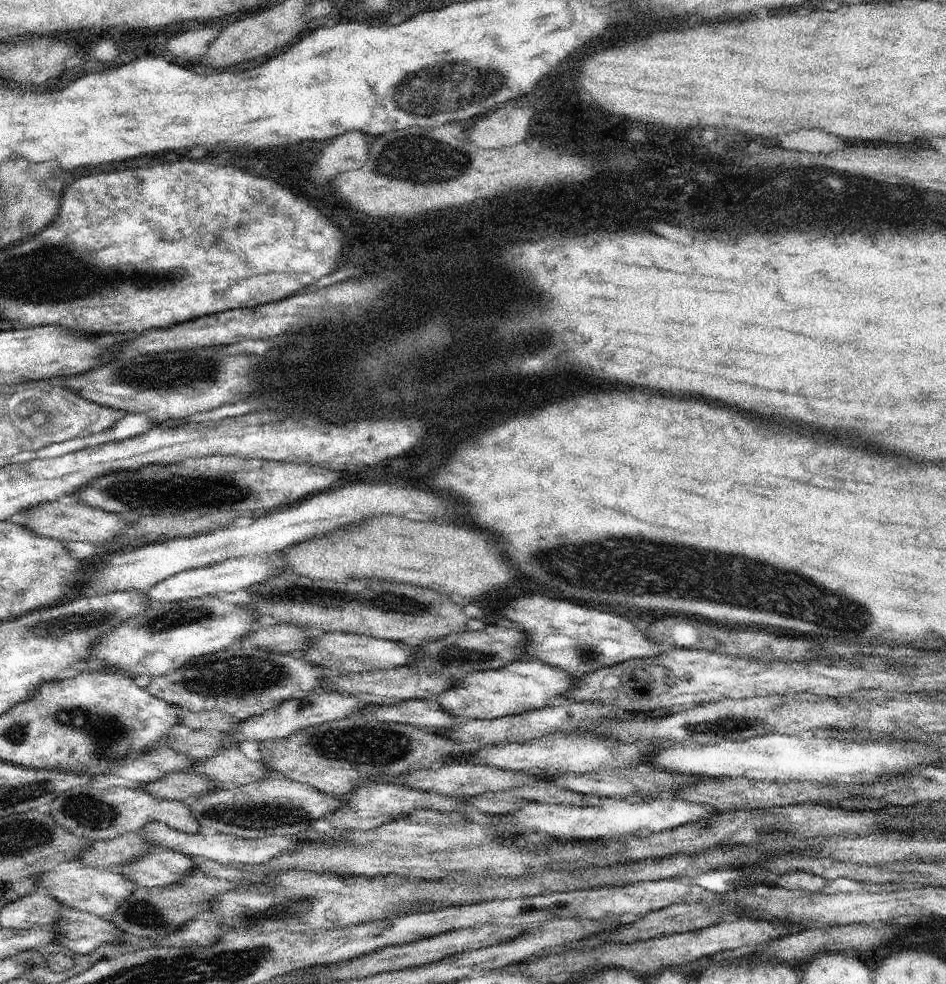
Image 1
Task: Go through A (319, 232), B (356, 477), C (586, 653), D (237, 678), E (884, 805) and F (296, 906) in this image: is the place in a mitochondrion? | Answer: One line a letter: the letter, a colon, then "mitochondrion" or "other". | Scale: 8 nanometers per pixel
A: other
B: other
C: mitochondrion
D: mitochondrion
E: other
F: mitochondrion

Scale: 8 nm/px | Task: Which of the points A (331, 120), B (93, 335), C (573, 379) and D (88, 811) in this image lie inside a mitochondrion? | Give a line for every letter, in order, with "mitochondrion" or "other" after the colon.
A: other
B: other
C: other
D: mitochondrion

